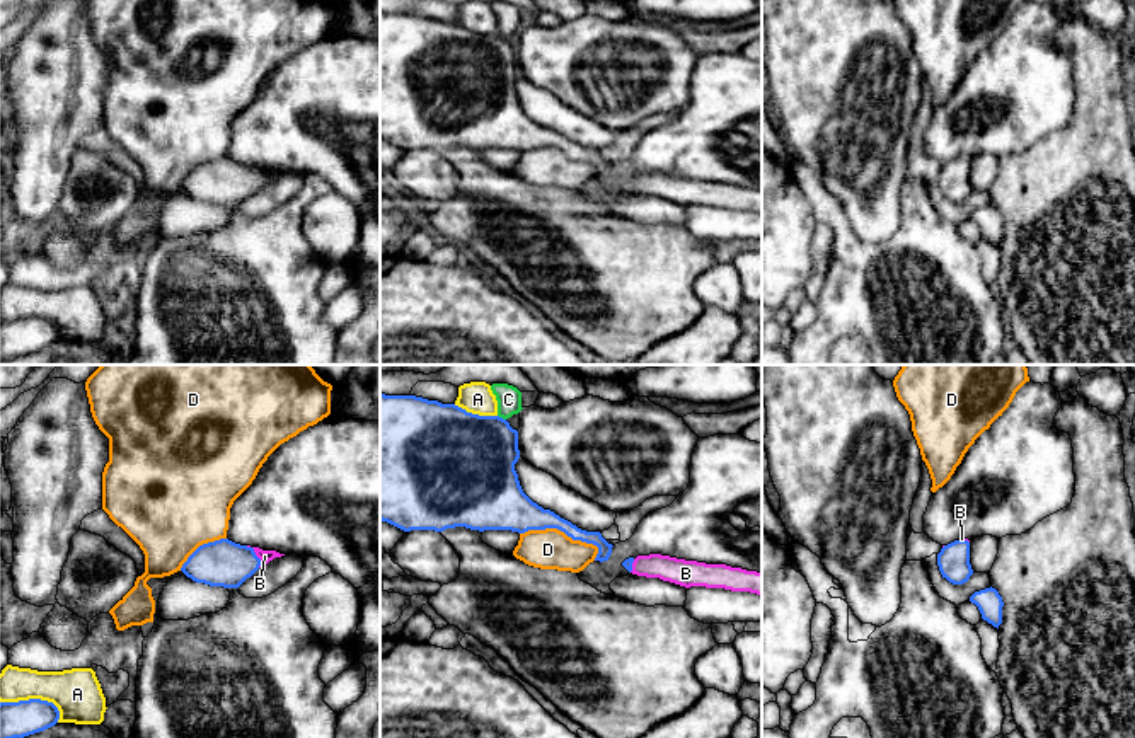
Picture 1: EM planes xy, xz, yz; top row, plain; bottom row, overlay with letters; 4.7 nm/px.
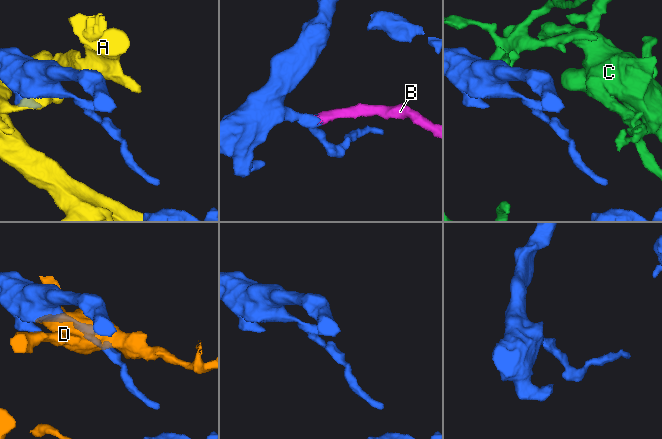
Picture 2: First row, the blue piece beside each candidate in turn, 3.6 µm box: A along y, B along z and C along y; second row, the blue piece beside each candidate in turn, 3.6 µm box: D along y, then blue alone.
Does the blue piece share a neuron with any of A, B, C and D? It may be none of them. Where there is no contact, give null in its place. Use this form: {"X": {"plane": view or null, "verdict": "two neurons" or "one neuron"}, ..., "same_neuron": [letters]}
{"A": {"plane": "xy", "verdict": "two neurons"}, "B": {"plane": "xy", "verdict": "one neuron"}, "C": {"plane": "xz", "verdict": "two neurons"}, "D": {"plane": "xz", "verdict": "two neurons"}, "same_neuron": ["B"]}

